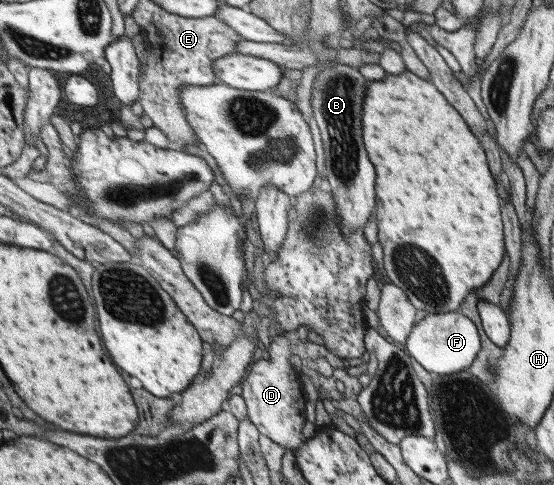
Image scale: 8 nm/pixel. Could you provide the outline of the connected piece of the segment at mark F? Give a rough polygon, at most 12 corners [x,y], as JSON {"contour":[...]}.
{"contour":[[458,310],[427,314],[403,344],[428,373],[466,371],[480,331]]}

